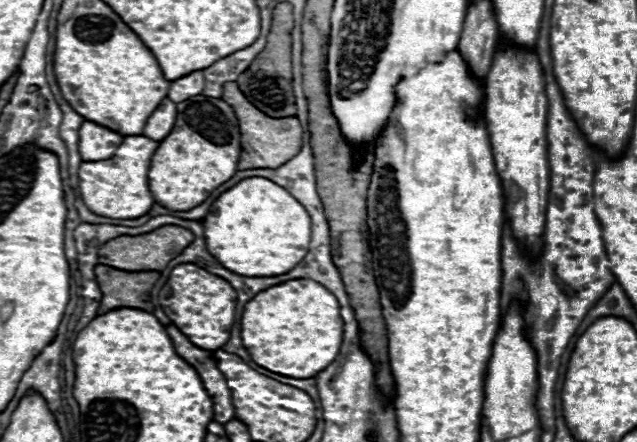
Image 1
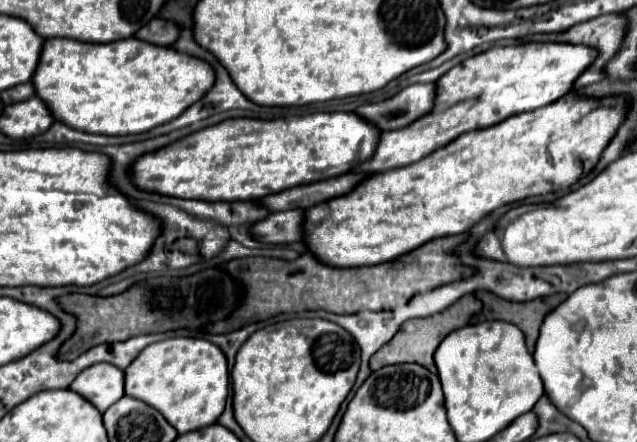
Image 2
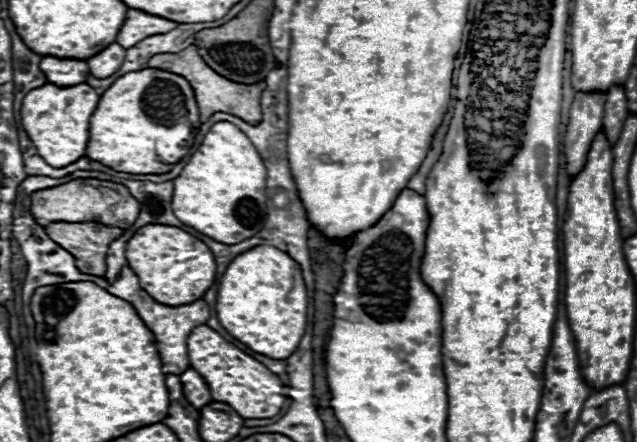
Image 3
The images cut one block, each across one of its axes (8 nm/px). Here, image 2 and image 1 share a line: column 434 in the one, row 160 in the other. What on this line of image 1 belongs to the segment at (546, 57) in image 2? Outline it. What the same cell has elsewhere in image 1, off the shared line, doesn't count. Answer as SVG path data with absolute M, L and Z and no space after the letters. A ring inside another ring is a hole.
M134 134L124 136L112 158L98 162L82 162L78 168L78 190L86 208L106 218L130 220L144 216L154 204L154 198L148 190L148 168L156 148L158 142L146 138L144 134Z

